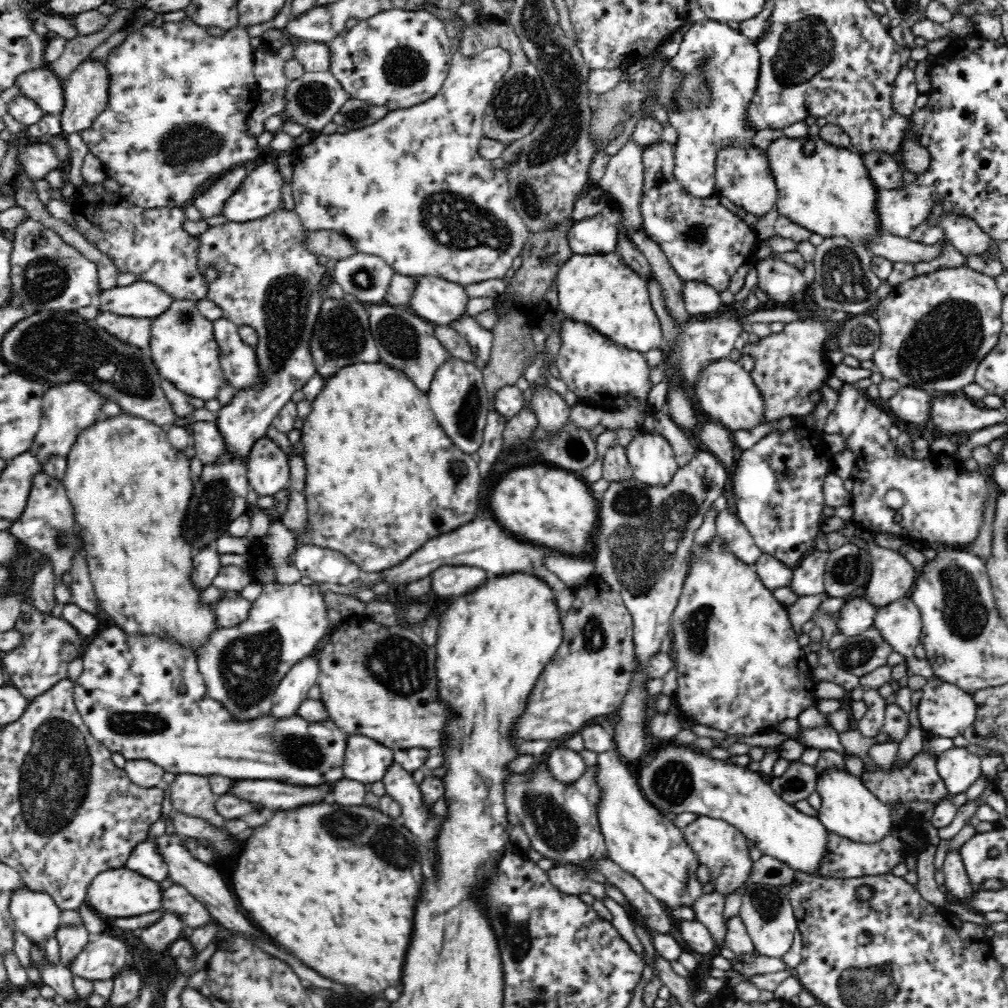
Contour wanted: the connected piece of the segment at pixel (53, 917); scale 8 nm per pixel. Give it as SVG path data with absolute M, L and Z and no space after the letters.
M22 887L10 892L9 911L15 928L31 943L44 943L61 925L61 910L46 892Z

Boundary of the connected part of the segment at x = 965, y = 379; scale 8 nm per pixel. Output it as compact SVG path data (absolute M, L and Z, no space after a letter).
M972 268L939 269L902 282L876 306L881 344L874 351L874 369L884 379L921 388L931 395L956 394L974 382L978 364L998 345L1003 328L1003 292L995 278Z

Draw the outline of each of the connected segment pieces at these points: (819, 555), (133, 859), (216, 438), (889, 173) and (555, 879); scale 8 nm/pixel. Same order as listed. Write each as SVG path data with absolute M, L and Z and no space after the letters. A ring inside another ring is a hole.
M814 549L793 568L791 589L800 596L825 593L824 572L829 552Z
M150 838L138 843L133 848L125 866L147 876L158 884L169 875L168 863L162 858L162 853L158 851L156 842Z
M196 421L190 424L193 428L192 438L194 438L195 456L202 461L204 466L212 466L213 462L219 461L227 451L226 443L216 426L216 423L208 421Z
M870 150L868 154L864 152L861 156L870 180L878 190L890 191L904 188L902 165L900 161L895 160L893 153Z
M554 866L546 872L550 882L564 894L580 896L580 894L588 892L594 898L602 901L607 896L602 883L596 882L586 875L580 875L569 866Z

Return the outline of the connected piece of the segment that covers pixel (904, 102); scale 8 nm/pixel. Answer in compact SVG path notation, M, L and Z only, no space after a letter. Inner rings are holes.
M903 66L898 72L894 81L892 92L892 107L898 115L904 115L908 124L911 123L911 116L916 110L916 98L921 94L916 87L915 70Z

